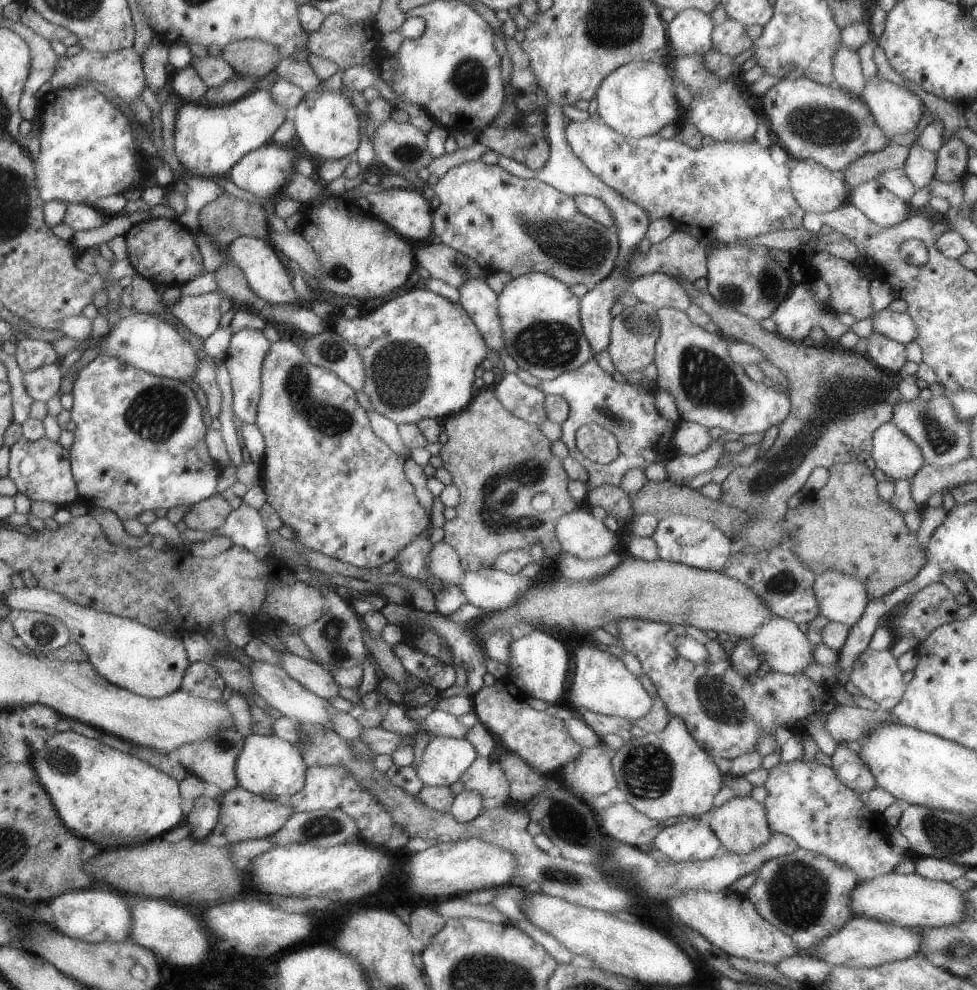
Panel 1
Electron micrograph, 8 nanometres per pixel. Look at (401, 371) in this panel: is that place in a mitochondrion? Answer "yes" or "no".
yes

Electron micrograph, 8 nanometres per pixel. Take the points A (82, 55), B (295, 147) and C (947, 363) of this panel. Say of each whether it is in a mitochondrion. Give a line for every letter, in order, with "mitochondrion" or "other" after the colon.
A: other
B: other
C: other

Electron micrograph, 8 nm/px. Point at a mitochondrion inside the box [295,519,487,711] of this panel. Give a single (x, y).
(335, 626)

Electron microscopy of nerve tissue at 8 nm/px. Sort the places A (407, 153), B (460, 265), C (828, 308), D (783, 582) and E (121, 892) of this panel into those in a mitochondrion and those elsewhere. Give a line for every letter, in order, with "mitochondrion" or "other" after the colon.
A: mitochondrion
B: mitochondrion
C: other
D: mitochondrion
E: other

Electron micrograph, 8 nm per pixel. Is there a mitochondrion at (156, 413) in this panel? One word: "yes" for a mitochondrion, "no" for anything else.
yes

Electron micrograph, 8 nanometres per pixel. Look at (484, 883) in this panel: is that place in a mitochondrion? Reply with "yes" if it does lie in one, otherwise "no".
no

